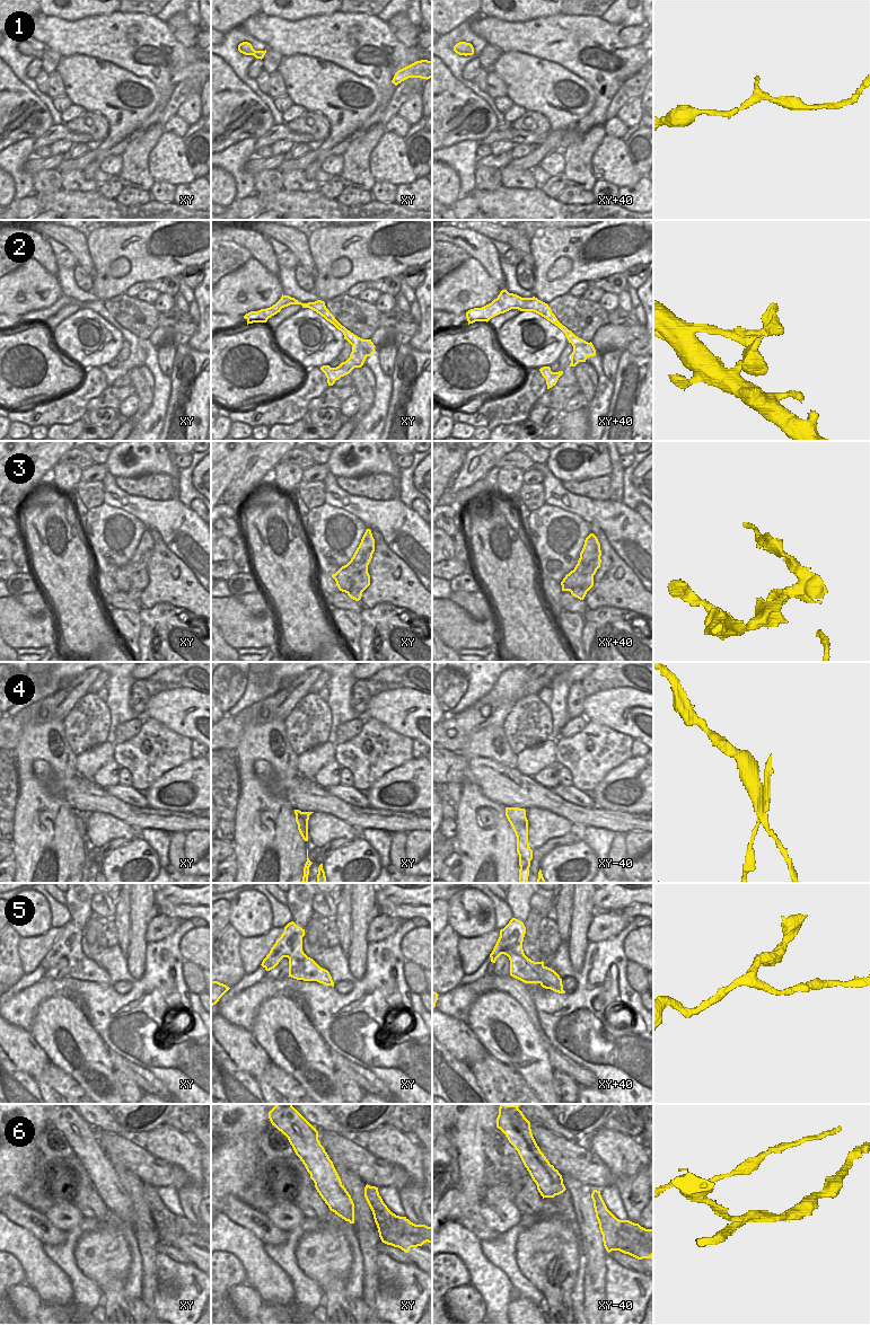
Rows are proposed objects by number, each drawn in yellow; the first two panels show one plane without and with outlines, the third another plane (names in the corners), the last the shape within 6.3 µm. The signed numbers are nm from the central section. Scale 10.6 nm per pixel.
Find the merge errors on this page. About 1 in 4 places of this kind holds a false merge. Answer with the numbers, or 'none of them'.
3, 4, 6

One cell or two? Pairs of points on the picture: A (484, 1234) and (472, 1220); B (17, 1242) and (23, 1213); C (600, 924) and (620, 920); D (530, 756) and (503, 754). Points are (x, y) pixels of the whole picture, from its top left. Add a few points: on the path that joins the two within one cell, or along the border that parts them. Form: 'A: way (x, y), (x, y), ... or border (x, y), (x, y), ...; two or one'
A: way (482, 1230), (475, 1224); one
B: border (11, 1220), (25, 1227), (41, 1243); two
C: way (605, 924), (615, 921); one
D: border (517, 754), (515, 767); two

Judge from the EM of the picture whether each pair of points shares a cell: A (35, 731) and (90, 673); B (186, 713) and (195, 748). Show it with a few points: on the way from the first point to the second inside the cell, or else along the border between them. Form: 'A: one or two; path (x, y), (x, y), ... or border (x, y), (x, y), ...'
A: two; border (51, 714), (53, 717), (62, 721)
B: two; border (191, 739), (199, 741)

